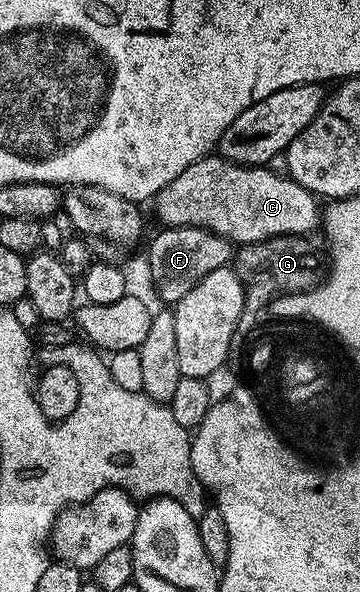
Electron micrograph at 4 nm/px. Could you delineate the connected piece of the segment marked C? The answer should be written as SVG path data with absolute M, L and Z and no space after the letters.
M209 155L190 163L178 179L170 179L162 191L154 198L156 217L164 227L194 227L227 237L229 242L249 245L255 241L265 241L270 237L280 237L283 233L297 235L311 234L311 229L318 225L317 198L302 188L283 172L271 173L271 168L255 165L235 165L219 155Z

